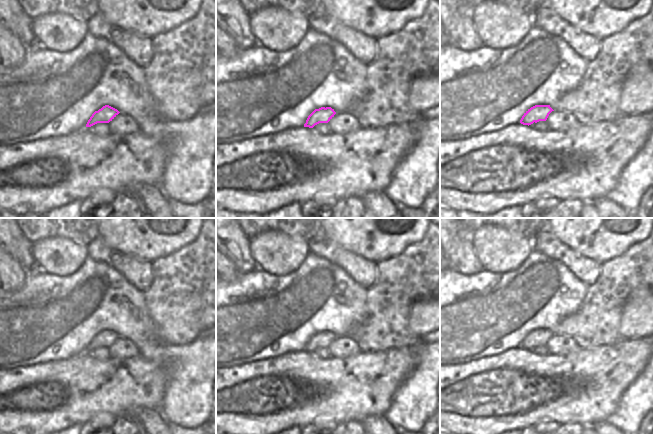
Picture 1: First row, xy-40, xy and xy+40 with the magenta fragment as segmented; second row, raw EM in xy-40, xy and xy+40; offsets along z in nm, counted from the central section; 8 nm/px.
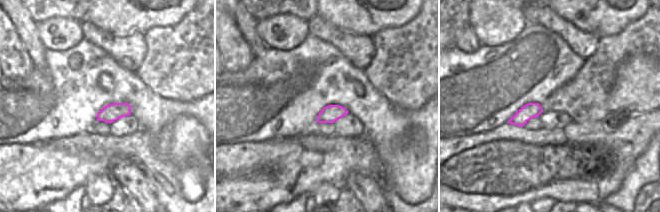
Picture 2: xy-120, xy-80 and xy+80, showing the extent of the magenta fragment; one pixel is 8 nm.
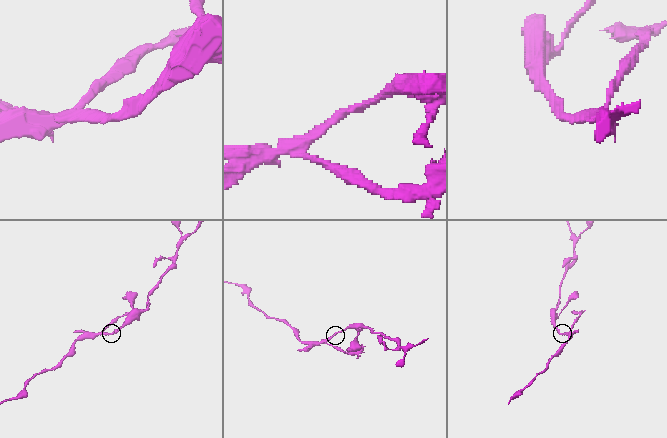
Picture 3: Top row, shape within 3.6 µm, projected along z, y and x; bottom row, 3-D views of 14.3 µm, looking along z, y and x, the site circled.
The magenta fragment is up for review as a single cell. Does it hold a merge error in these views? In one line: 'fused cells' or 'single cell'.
fused cells

